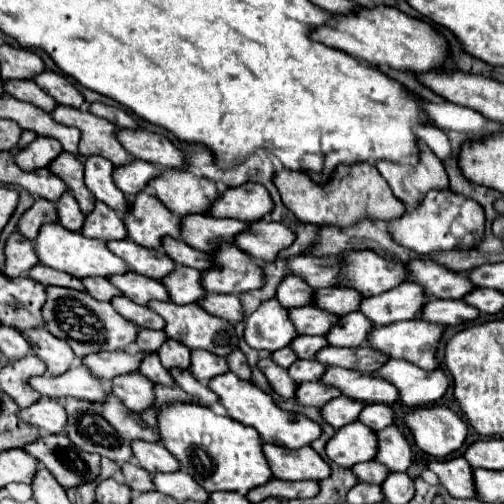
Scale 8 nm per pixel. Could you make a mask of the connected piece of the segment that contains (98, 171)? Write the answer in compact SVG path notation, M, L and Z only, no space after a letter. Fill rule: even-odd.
M89 156L85 160L85 184L99 202L105 202L109 208L125 214L129 212L131 202L115 186L113 170L115 166L103 156Z

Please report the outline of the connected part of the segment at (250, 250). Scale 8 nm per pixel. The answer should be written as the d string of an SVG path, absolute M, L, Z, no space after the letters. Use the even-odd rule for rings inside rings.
M259 220L251 228L247 228L247 232L241 232L235 238L235 244L245 248L245 252L255 260L269 264L275 262L277 254L289 248L293 240L295 234L287 226L271 220Z

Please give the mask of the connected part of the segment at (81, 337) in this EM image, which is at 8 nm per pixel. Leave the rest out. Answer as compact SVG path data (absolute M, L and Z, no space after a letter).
M47 288L47 302L43 306L43 318L47 320L47 330L53 336L63 338L75 352L77 358L85 358L93 352L103 350L123 350L131 342L135 342L139 334L139 326L125 320L111 304L103 304L91 298L87 292L77 292L69 288Z

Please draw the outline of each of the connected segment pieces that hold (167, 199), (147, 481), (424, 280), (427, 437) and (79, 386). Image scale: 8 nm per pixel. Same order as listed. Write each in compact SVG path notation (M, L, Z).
M167 170L159 180L153 180L149 188L181 218L189 214L207 214L211 204L219 198L215 182L199 178L189 170Z
M131 462L121 466L123 476L125 476L125 484L137 494L137 492L151 492L155 490L155 484L151 480L151 474L139 466L133 466Z
M411 260L409 264L409 280L417 282L425 288L429 298L465 298L475 290L475 284L467 278L467 274L455 272L433 260Z
M445 406L411 410L407 412L405 422L413 432L415 444L435 458L457 452L467 438L467 422Z
M75 364L63 376L35 376L29 384L43 396L55 400L73 396L89 402L103 402L109 396L109 390L101 384L101 380L83 364Z

